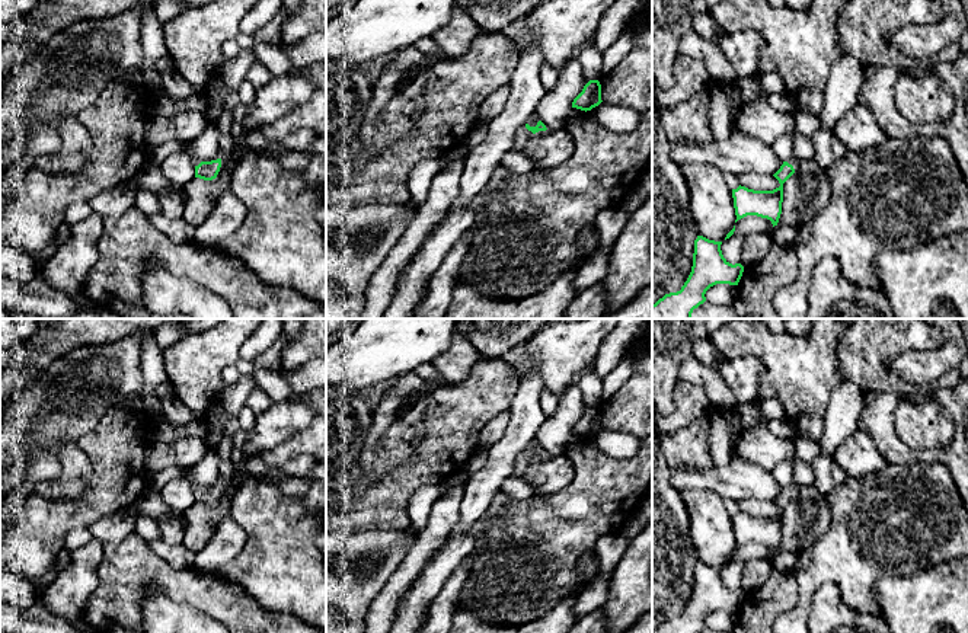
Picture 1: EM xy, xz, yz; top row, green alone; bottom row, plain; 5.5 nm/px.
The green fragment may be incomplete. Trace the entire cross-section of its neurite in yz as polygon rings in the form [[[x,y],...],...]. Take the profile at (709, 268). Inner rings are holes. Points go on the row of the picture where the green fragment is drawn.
[[[697,236],[691,272],[677,292],[665,294],[652,304],[652,319],[691,319],[691,313],[706,301],[706,291],[716,284],[738,285],[744,266],[729,263],[721,250],[722,242]]]

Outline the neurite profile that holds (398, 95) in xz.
[[[415,47],[399,51],[384,67],[358,128],[358,153],[387,151],[413,128],[424,109],[428,68],[425,55]]]

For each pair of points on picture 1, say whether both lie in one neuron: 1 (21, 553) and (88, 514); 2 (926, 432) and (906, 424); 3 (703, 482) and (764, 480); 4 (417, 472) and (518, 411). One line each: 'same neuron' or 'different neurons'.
1: same neuron
2: same neuron
3: same neuron
4: different neurons

